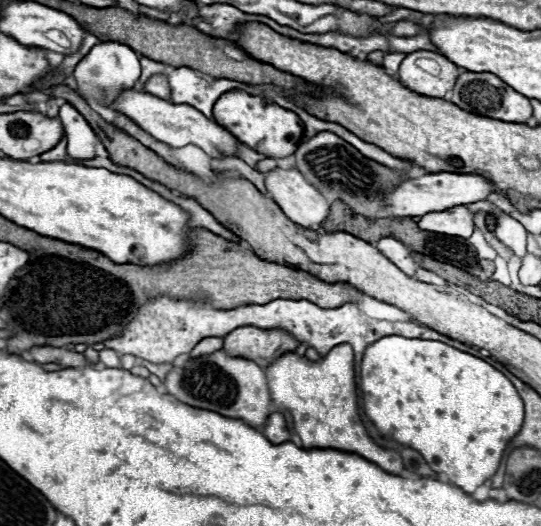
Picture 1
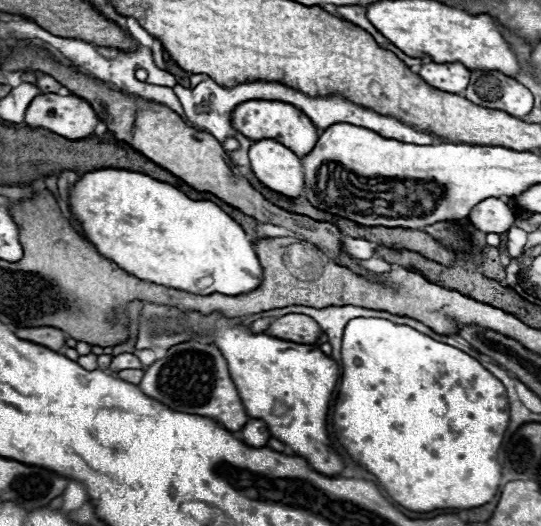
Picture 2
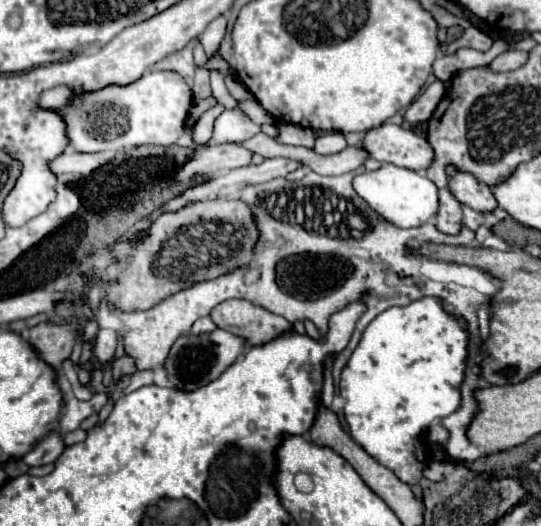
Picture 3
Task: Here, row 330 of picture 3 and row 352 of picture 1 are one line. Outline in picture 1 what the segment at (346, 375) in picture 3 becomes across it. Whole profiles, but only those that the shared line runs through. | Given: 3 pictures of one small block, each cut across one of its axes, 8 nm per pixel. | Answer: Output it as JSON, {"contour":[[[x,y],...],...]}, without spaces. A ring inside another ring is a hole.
{"contour":[[[384,336],[370,344],[360,364],[360,392],[362,410],[376,426],[378,436],[386,442],[398,442],[418,450],[428,466],[448,476],[464,492],[472,494],[478,486],[490,480],[508,442],[520,432],[524,420],[524,404],[512,382],[488,362],[448,346],[438,340]]]}

